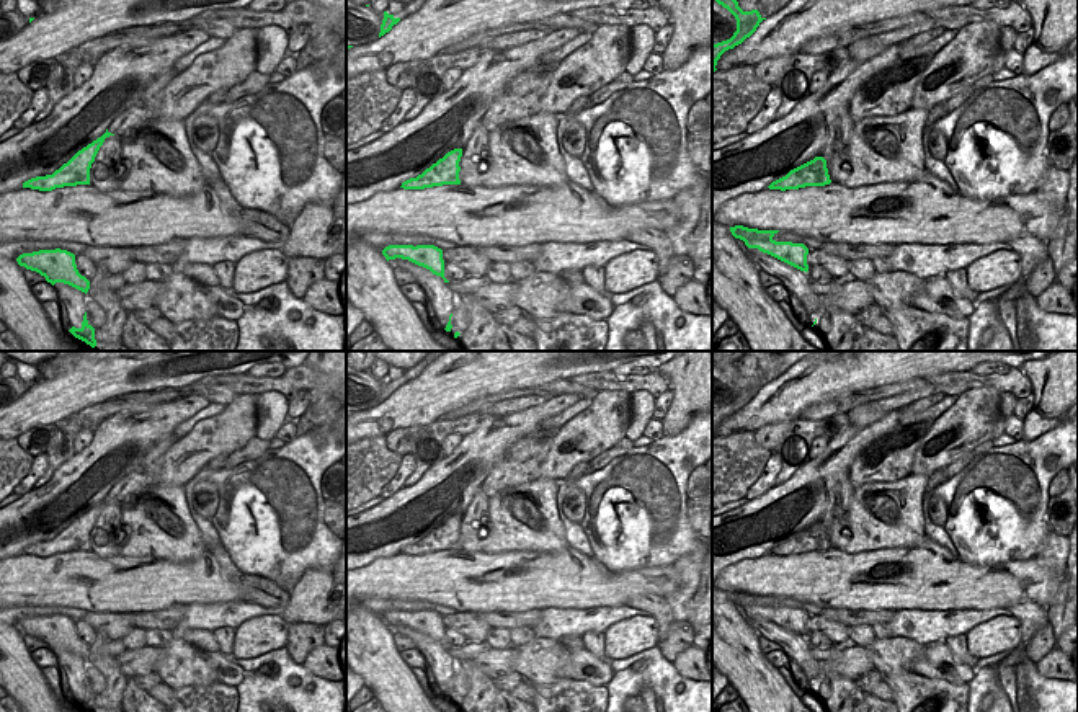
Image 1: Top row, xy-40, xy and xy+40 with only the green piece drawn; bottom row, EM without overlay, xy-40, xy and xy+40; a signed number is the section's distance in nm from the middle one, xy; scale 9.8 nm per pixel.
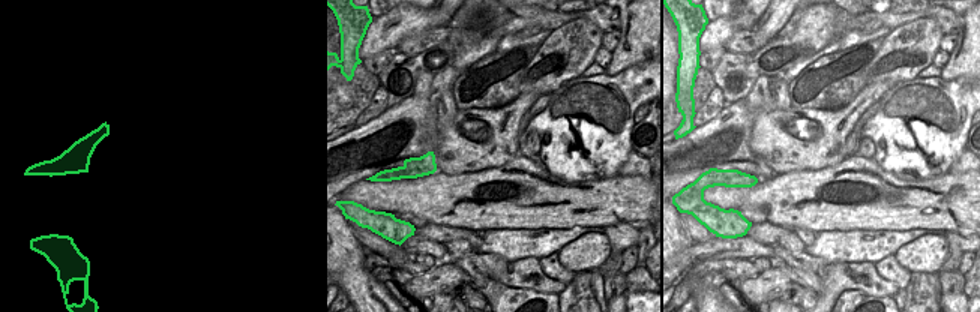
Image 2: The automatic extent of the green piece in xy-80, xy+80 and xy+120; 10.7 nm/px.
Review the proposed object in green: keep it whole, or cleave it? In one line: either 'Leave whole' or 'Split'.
Split.

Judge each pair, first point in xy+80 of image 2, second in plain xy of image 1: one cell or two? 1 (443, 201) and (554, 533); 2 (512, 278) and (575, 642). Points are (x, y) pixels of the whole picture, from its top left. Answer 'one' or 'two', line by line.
1: two
2: two

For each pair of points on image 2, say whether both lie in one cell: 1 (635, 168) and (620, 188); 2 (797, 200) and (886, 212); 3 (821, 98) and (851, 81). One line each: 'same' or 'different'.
1: different
2: same
3: same

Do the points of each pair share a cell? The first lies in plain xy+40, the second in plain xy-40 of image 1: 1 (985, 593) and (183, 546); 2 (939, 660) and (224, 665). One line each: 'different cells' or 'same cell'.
1: different cells
2: same cell

